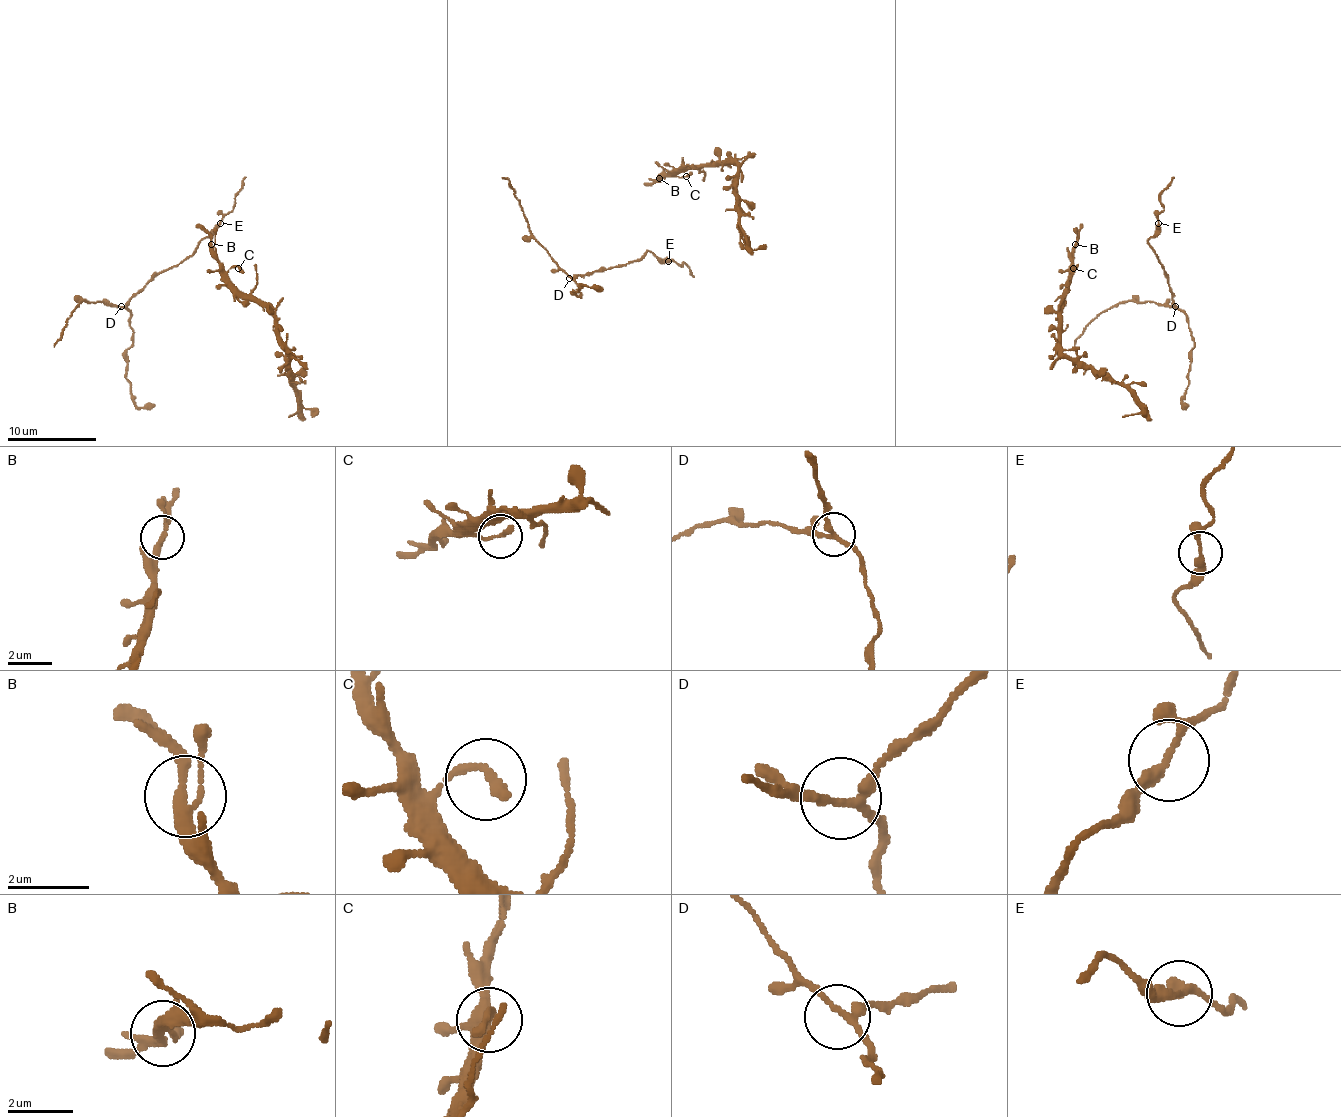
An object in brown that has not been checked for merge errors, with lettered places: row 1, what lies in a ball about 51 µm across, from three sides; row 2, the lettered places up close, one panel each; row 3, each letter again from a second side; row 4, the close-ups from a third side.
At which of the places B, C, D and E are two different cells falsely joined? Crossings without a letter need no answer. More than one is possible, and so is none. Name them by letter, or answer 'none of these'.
none of these

